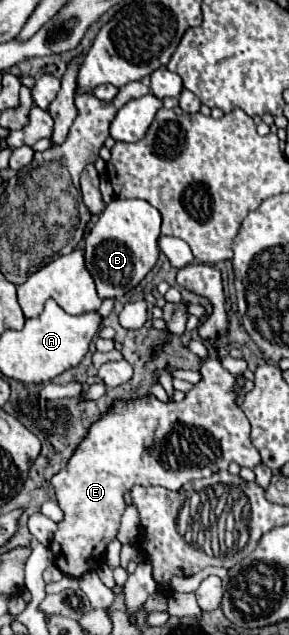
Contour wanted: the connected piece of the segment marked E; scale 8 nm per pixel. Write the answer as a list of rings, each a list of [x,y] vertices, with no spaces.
[[[217,358],[205,360],[201,366],[201,374],[203,374],[203,380],[195,384],[191,392],[187,392],[183,402],[163,404],[155,396],[143,396],[143,398],[137,398],[135,402],[121,402],[121,400],[115,402],[113,410],[89,428],[85,442],[69,460],[65,470],[53,476],[51,484],[57,490],[57,502],[65,518],[63,522],[57,524],[59,530],[55,532],[55,538],[51,542],[51,552],[55,554],[57,566],[63,574],[79,578],[89,570],[97,570],[105,562],[105,548],[115,538],[119,520],[125,510],[125,494],[135,484],[179,490],[183,484],[191,480],[209,478],[219,470],[227,470],[231,462],[237,462],[239,466],[247,466],[247,468],[255,468],[257,464],[261,464],[261,456],[249,438],[249,430],[251,430],[249,420],[237,404],[237,392],[235,392],[237,376],[227,372]]]

